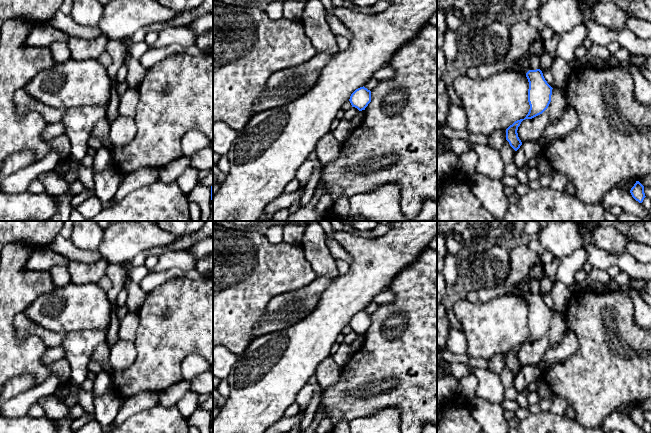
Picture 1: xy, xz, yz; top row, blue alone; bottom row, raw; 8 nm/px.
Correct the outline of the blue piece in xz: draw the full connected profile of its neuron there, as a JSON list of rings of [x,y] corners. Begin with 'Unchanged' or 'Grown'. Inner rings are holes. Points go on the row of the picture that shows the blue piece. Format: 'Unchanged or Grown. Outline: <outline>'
Unchanged. Outline: [[[364,86],[360,87],[351,94],[349,101],[352,107],[357,108],[359,111],[365,110],[371,102],[371,91]]]

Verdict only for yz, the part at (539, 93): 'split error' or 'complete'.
complete

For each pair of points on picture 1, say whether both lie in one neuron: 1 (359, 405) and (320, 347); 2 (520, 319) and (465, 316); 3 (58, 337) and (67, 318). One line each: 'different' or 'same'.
1: different
2: same
3: different

